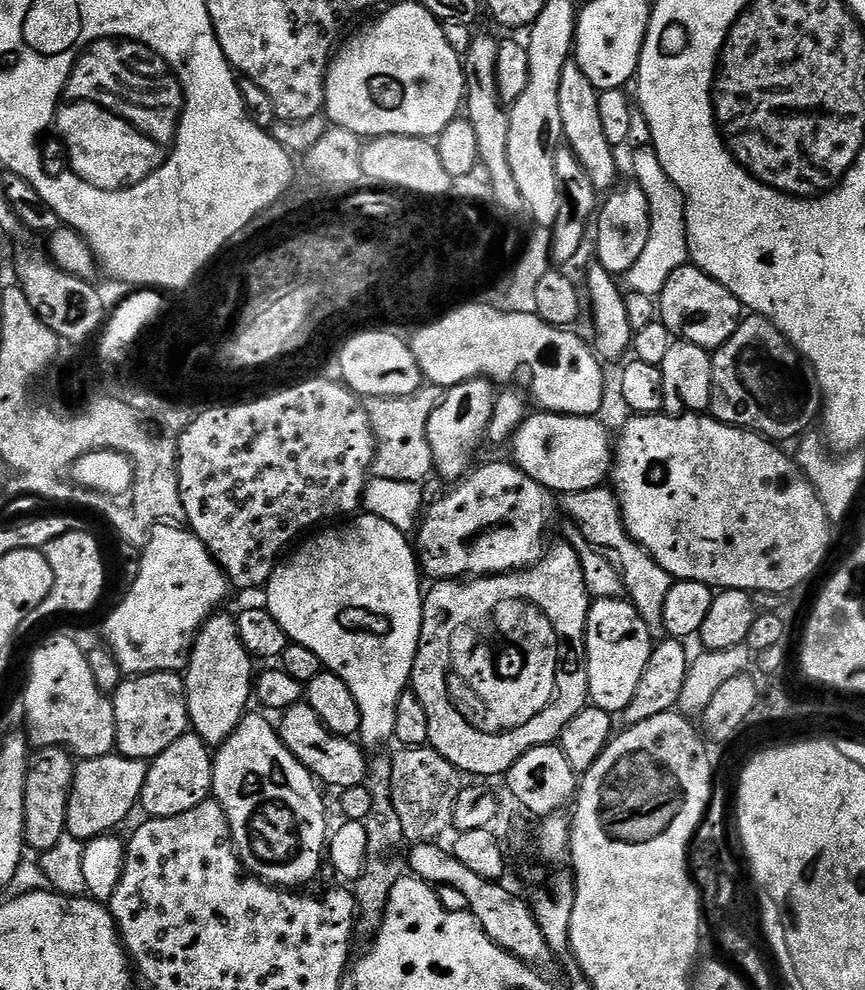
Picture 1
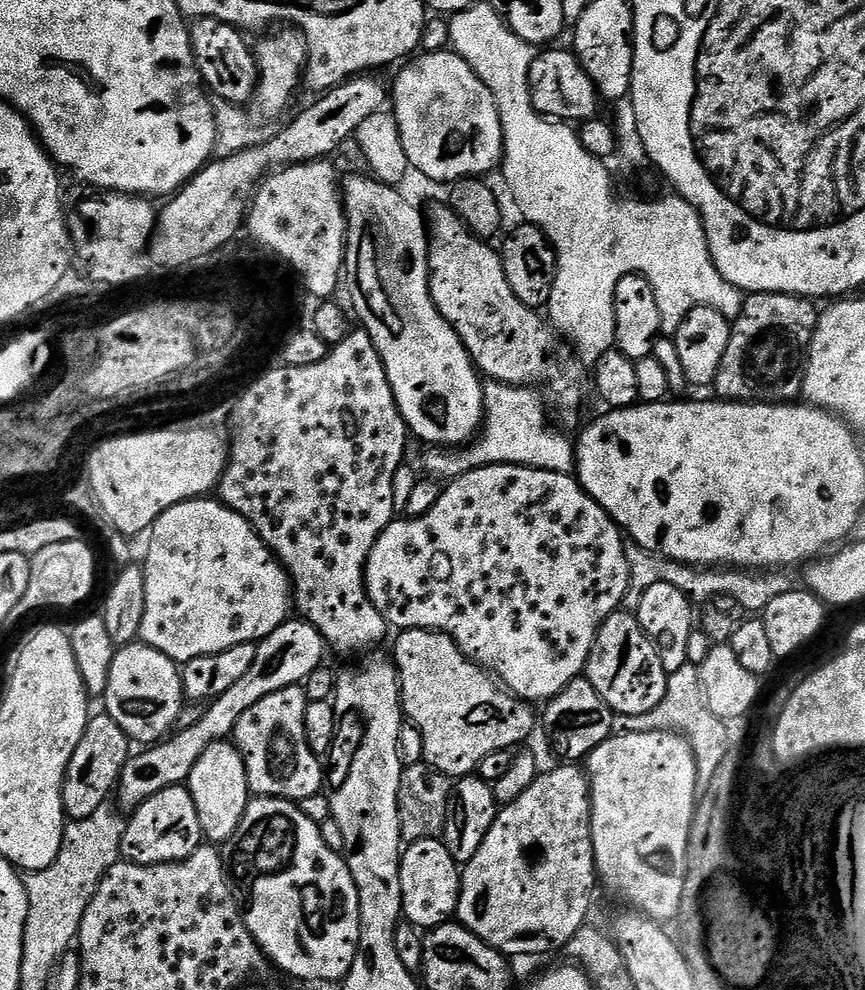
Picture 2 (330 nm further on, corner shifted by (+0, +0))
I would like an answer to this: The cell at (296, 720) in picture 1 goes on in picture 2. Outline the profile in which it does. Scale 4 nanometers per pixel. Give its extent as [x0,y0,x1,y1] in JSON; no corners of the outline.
[234,685,324,801]

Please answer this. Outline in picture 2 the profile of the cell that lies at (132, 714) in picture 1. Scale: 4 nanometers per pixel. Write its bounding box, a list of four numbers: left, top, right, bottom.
[102,642,186,746]

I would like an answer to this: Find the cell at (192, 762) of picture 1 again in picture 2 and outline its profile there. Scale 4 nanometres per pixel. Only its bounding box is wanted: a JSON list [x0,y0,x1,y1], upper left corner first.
[120,786,205,864]

